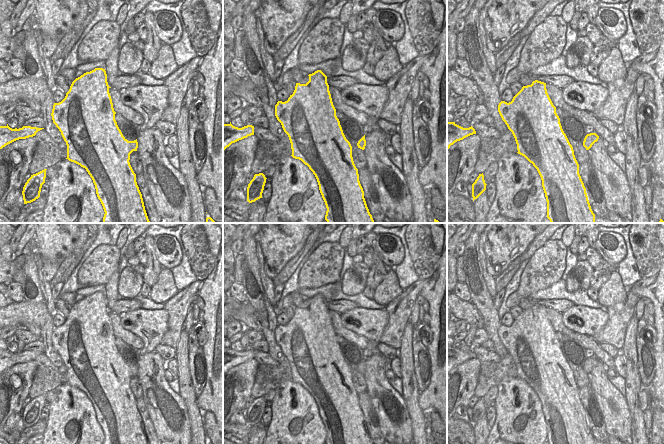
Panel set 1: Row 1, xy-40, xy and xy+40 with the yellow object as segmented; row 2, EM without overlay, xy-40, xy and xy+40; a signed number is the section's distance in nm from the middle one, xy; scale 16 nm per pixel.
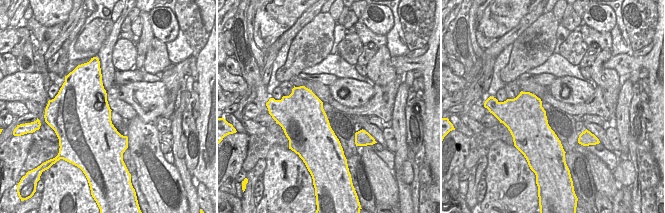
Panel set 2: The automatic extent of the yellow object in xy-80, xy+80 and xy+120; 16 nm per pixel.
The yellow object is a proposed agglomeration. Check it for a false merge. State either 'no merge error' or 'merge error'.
merge error

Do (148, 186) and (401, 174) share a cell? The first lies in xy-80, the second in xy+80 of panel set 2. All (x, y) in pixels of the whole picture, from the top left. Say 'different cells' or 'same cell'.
different cells

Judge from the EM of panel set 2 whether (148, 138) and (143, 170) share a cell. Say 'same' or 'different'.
same

